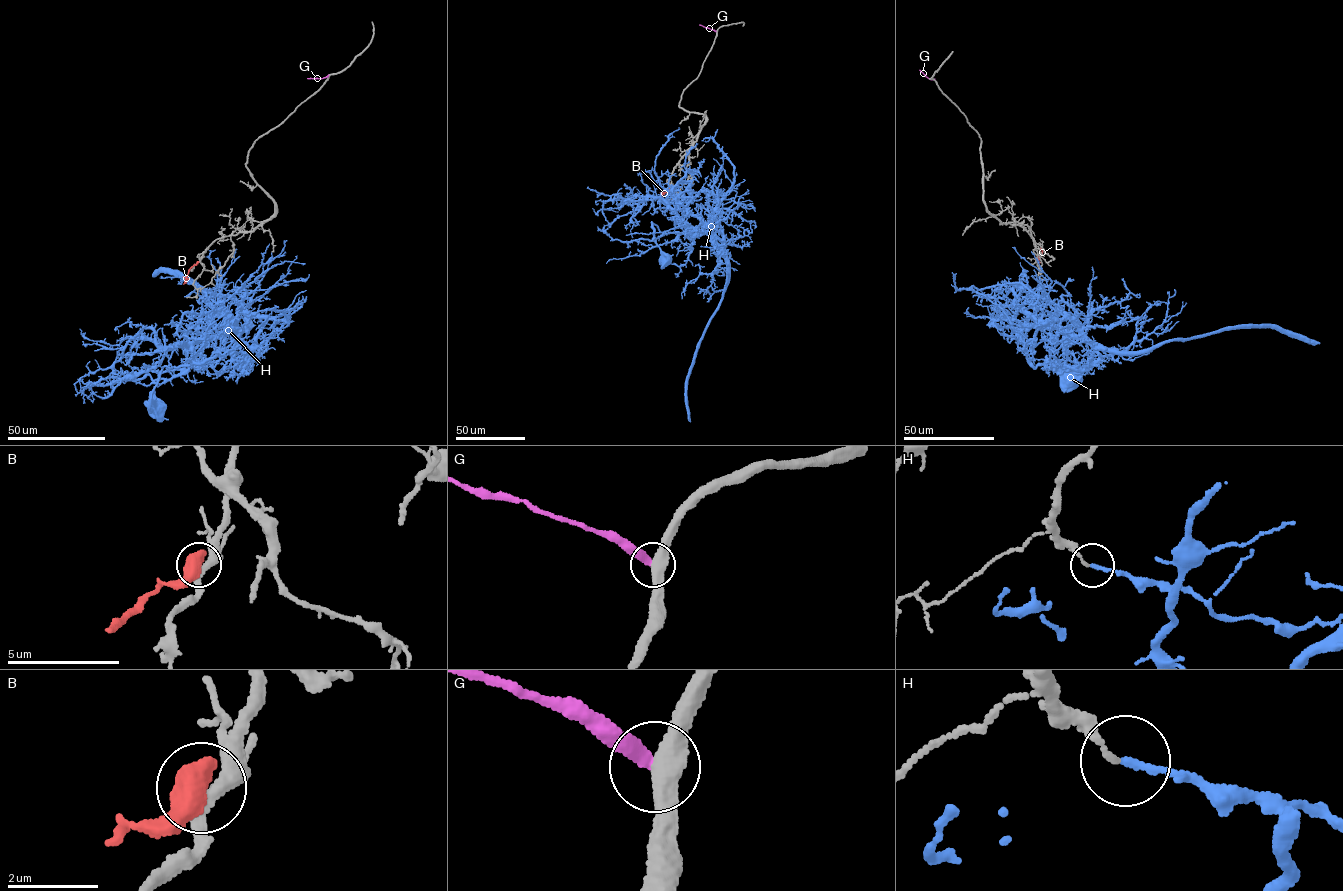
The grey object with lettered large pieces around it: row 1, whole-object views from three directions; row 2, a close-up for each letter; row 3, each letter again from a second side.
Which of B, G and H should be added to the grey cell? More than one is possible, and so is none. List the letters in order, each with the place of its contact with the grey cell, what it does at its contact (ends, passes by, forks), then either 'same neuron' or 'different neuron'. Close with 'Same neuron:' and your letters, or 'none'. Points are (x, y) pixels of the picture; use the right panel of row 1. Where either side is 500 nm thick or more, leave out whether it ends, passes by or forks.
B: meets grey at (1042, 248); different neuron
G: meets grey at (934, 79); it ends there; different neuron
H: meets grey at (1041, 275); it ends there; different neuron
Same neuron: none

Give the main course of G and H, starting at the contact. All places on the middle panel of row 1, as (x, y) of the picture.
G: (716, 32), (699, 24)
H: (684, 192), (699, 192), (688, 208), (717, 242), (727, 272), (721, 302), (688, 379), (690, 422)

